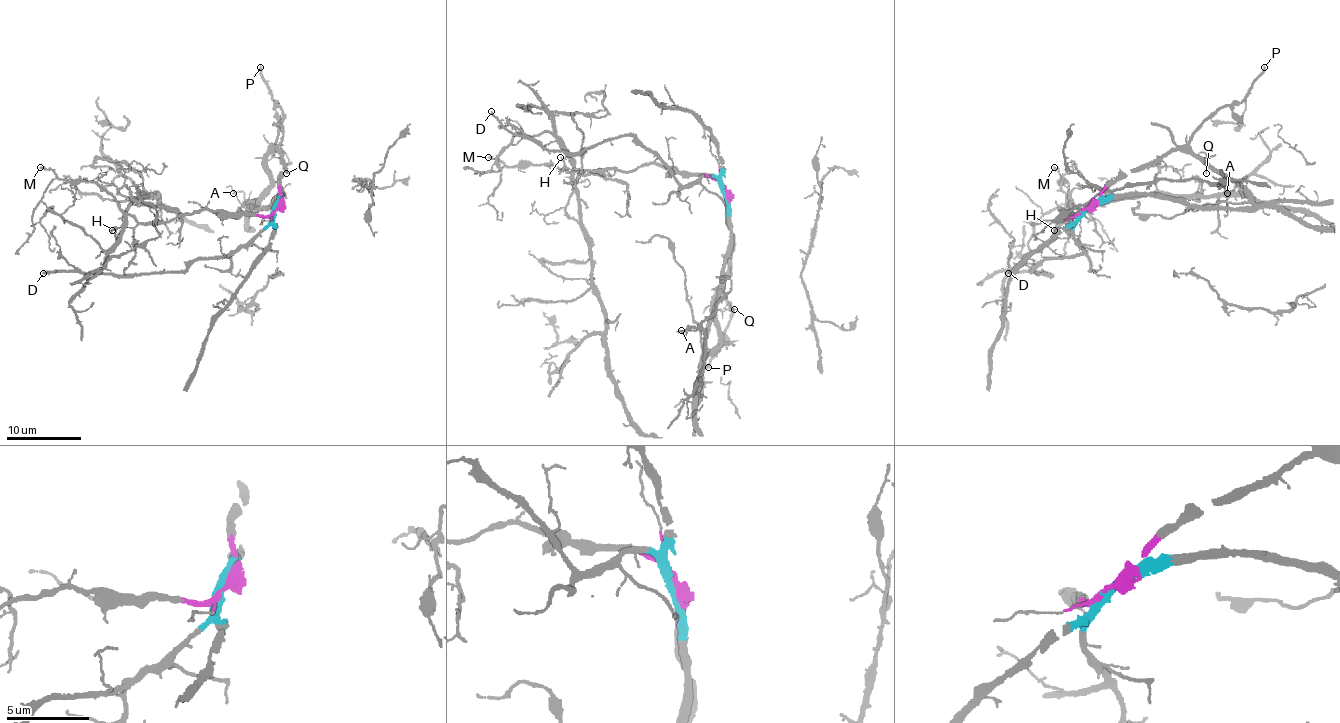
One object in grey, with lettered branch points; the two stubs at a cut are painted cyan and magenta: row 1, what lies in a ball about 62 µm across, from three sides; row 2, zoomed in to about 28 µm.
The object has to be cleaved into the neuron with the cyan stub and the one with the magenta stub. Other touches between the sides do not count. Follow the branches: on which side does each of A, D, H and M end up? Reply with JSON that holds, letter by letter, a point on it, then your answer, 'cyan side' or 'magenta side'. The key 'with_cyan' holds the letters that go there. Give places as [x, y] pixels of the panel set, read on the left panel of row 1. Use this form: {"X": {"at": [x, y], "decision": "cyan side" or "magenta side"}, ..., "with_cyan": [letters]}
{"A": {"at": [233, 193], "decision": "cyan side"}, "D": {"at": [43, 273], "decision": "cyan side"}, "H": {"at": [112, 230], "decision": "magenta side"}, "M": {"at": [40, 167], "decision": "magenta side"}, "with_cyan": ["A", "D"]}

